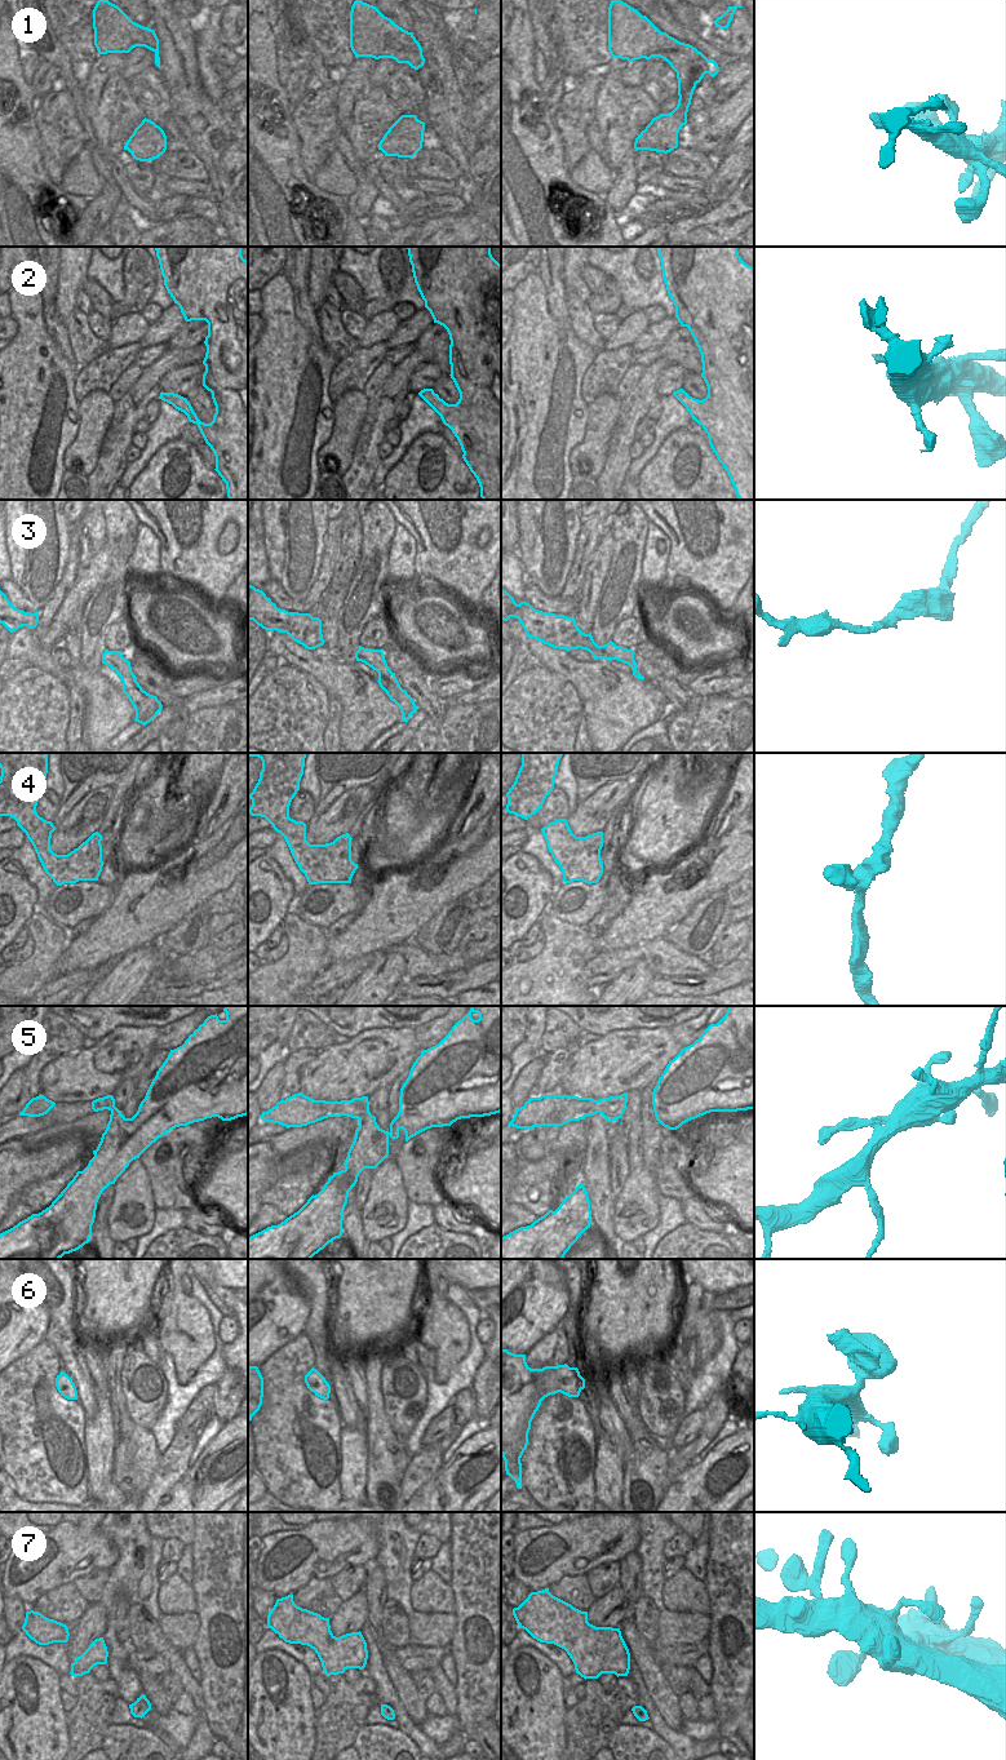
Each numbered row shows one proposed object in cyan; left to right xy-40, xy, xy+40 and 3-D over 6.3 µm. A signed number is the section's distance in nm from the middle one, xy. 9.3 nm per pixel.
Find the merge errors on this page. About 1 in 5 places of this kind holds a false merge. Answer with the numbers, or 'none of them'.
6

